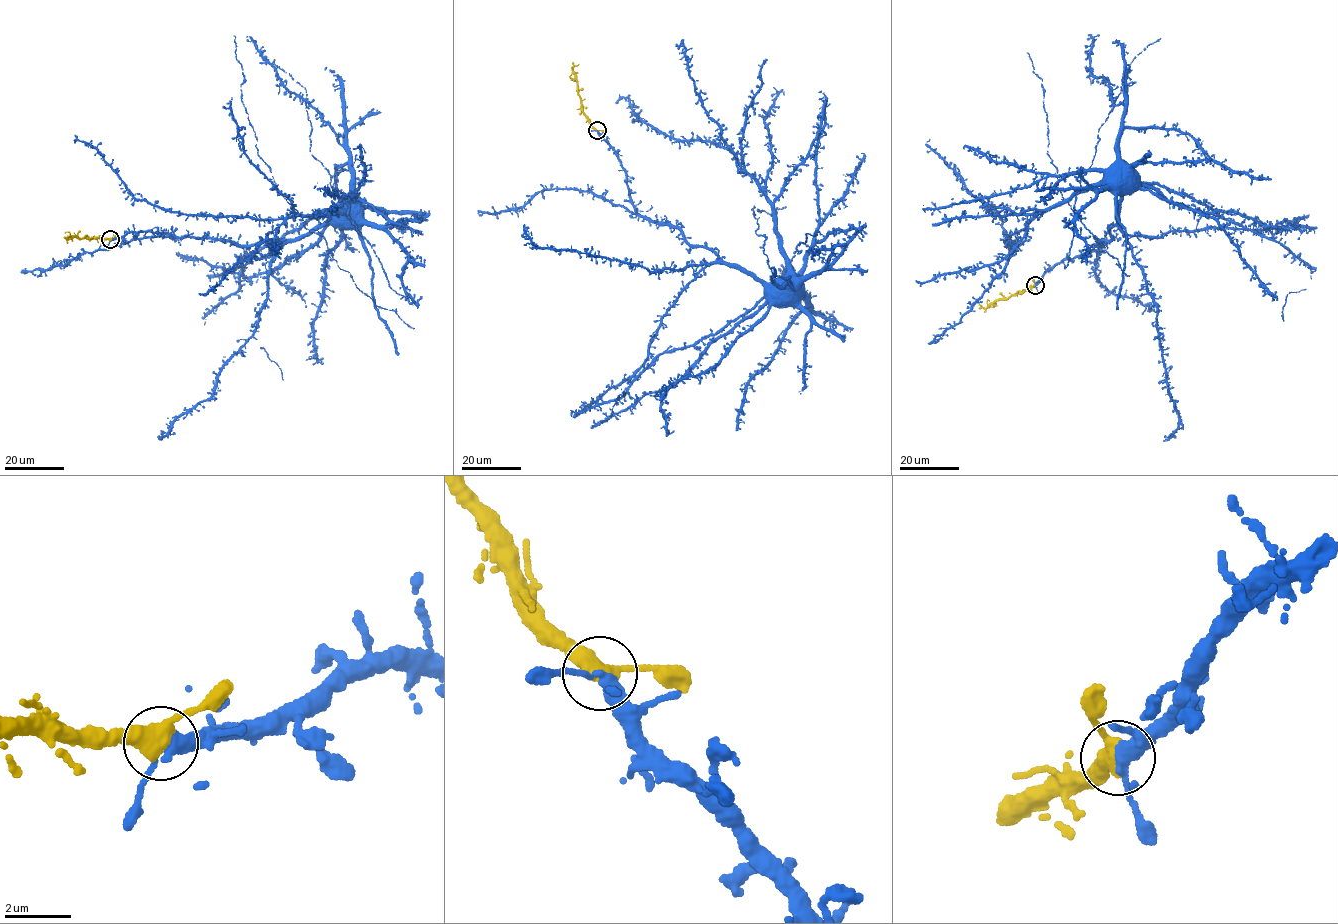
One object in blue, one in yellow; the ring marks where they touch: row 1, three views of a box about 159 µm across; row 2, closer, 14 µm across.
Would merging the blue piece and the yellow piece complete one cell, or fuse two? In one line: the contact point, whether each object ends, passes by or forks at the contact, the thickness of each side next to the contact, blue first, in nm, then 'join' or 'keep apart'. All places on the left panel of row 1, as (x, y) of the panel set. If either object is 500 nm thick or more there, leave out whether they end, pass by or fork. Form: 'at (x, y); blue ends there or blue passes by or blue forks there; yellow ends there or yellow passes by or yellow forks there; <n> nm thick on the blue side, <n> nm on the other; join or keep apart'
at (110, 239); blue passes by; yellow passes by; 340 nm thick on the blue side, 420 nm on the other; join

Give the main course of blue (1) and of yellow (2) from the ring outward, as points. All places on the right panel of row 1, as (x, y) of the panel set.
1: (1035, 285), (1052, 267), (1100, 249), (1099, 241), (1112, 239), (1108, 231), (1116, 224), (1121, 190), (1112, 179)
2: (1035, 284), (1006, 299), (994, 300), (986, 307), (979, 305)

